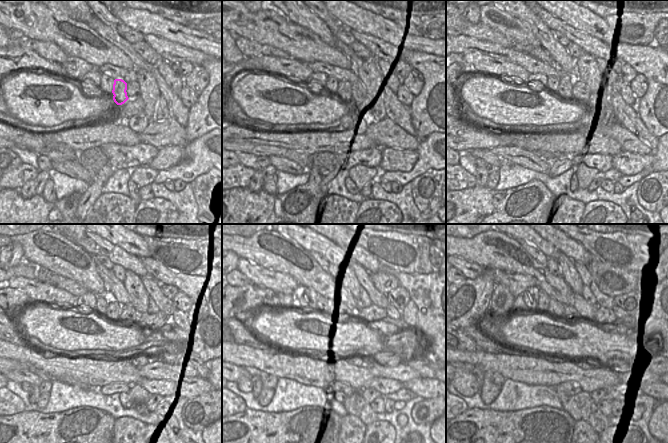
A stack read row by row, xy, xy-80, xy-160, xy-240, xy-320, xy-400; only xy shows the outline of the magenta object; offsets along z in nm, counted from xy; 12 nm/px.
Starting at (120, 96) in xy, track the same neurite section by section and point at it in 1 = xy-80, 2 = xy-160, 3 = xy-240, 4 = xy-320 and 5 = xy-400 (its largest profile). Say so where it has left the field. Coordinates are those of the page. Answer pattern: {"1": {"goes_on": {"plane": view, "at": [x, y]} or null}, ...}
{"1": {"goes_on": {"plane": "xy-80", "at": [343, 92]}}, "2": {"goes_on": {"plane": "xy-160", "at": [566, 82]}}, "3": {"goes_on": {"plane": "xy-240", "at": [113, 311]}}, "4": {"goes_on": {"plane": "xy-320", "at": [333, 306]}}, "5": {"goes_on": {"plane": "xy-400", "at": [555, 308]}}}

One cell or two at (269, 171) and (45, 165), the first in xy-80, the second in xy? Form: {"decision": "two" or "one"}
{"decision": "two"}

